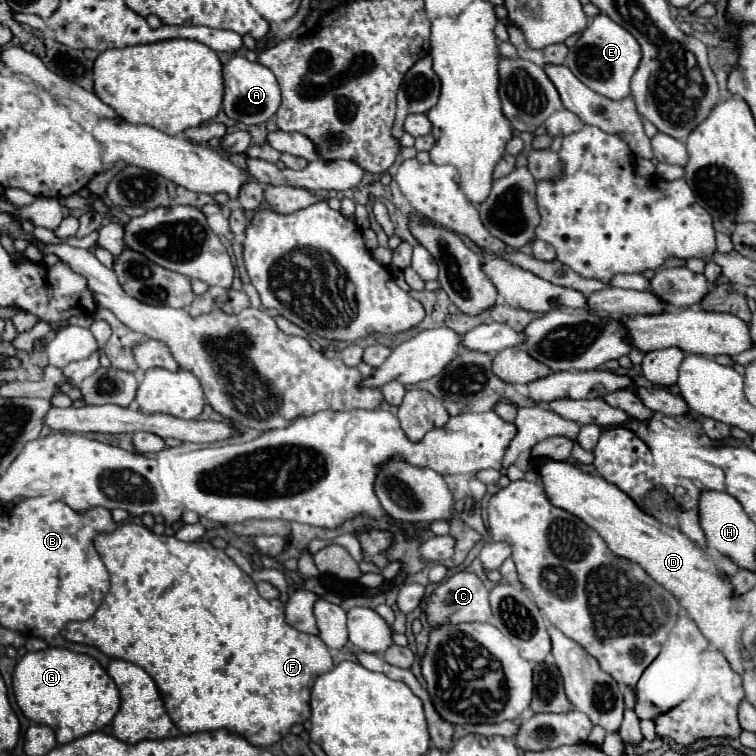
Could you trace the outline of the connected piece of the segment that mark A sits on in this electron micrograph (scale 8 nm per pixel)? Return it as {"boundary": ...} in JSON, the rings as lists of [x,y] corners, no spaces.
{"boundary":[[[233,56],[225,66],[223,66],[223,80],[225,80],[225,98],[223,98],[223,110],[229,118],[243,122],[247,126],[261,124],[269,120],[279,104],[281,104],[281,92],[279,84],[275,80],[275,74],[265,68],[259,62],[249,62],[245,56]]]}

